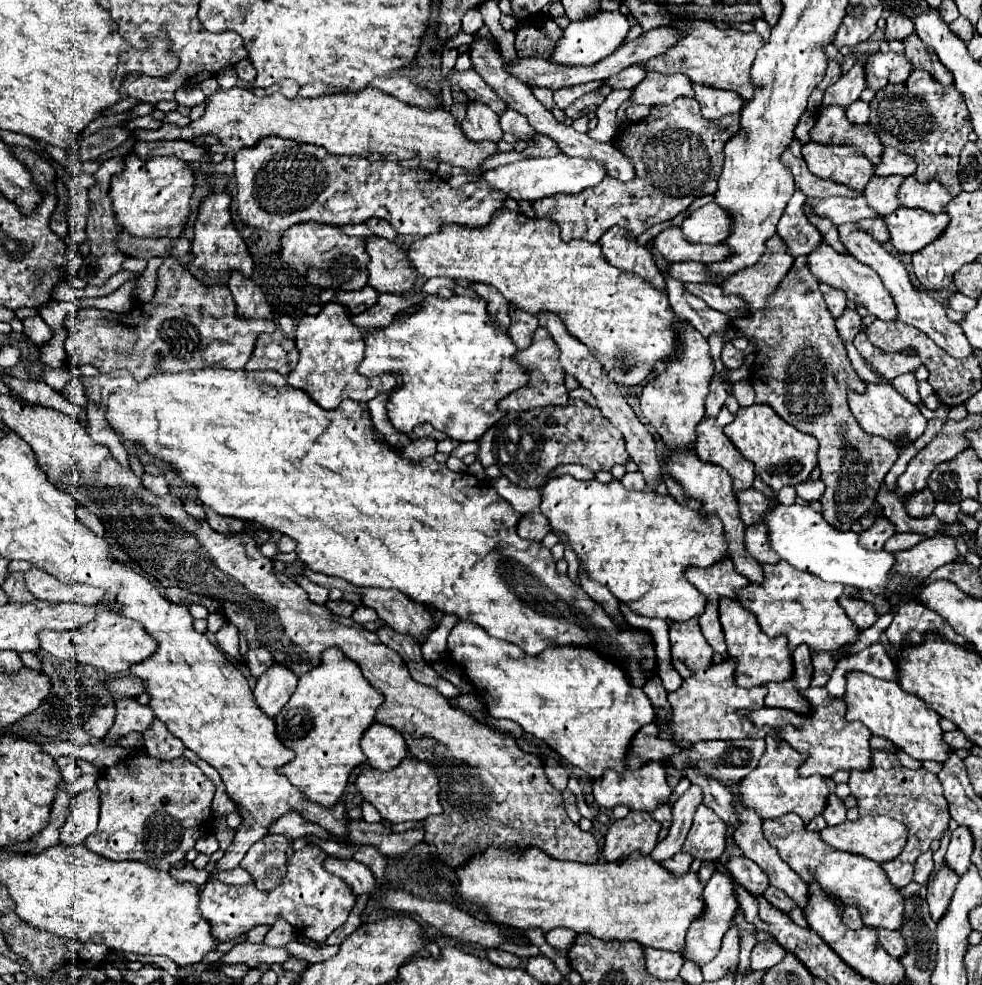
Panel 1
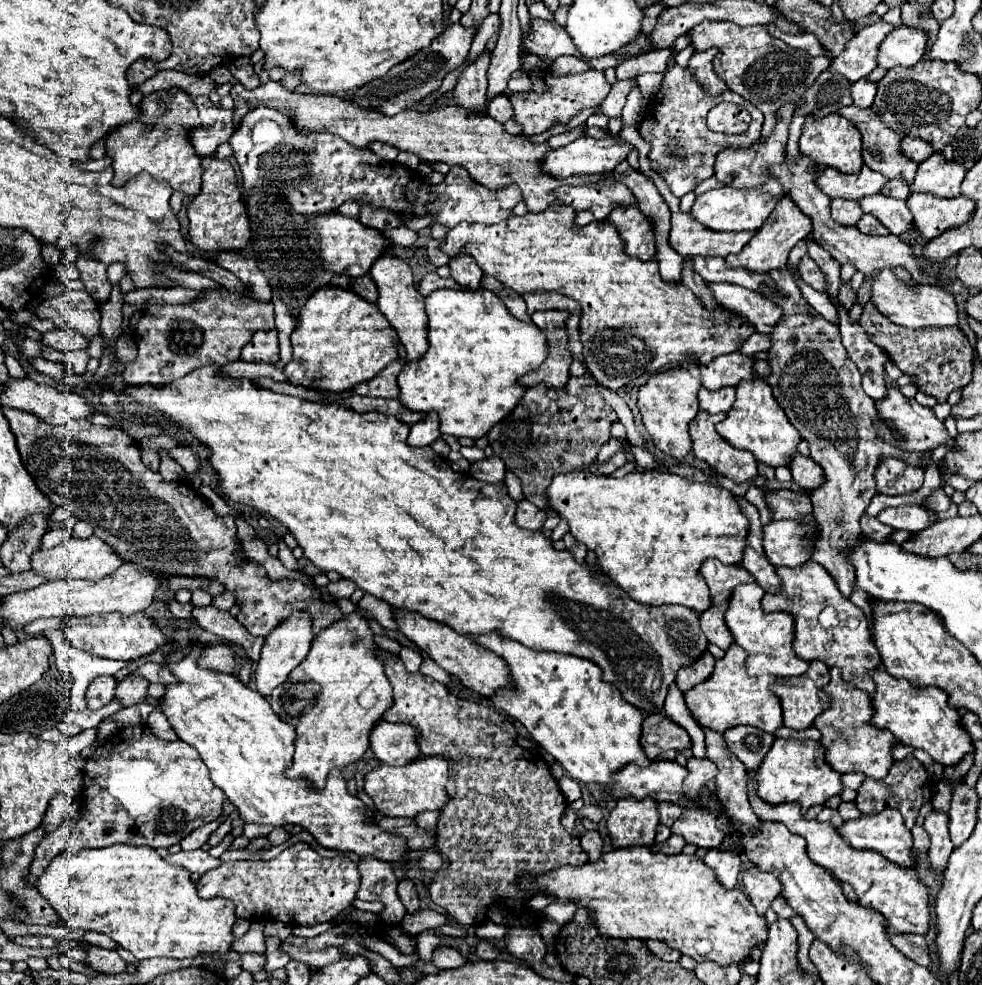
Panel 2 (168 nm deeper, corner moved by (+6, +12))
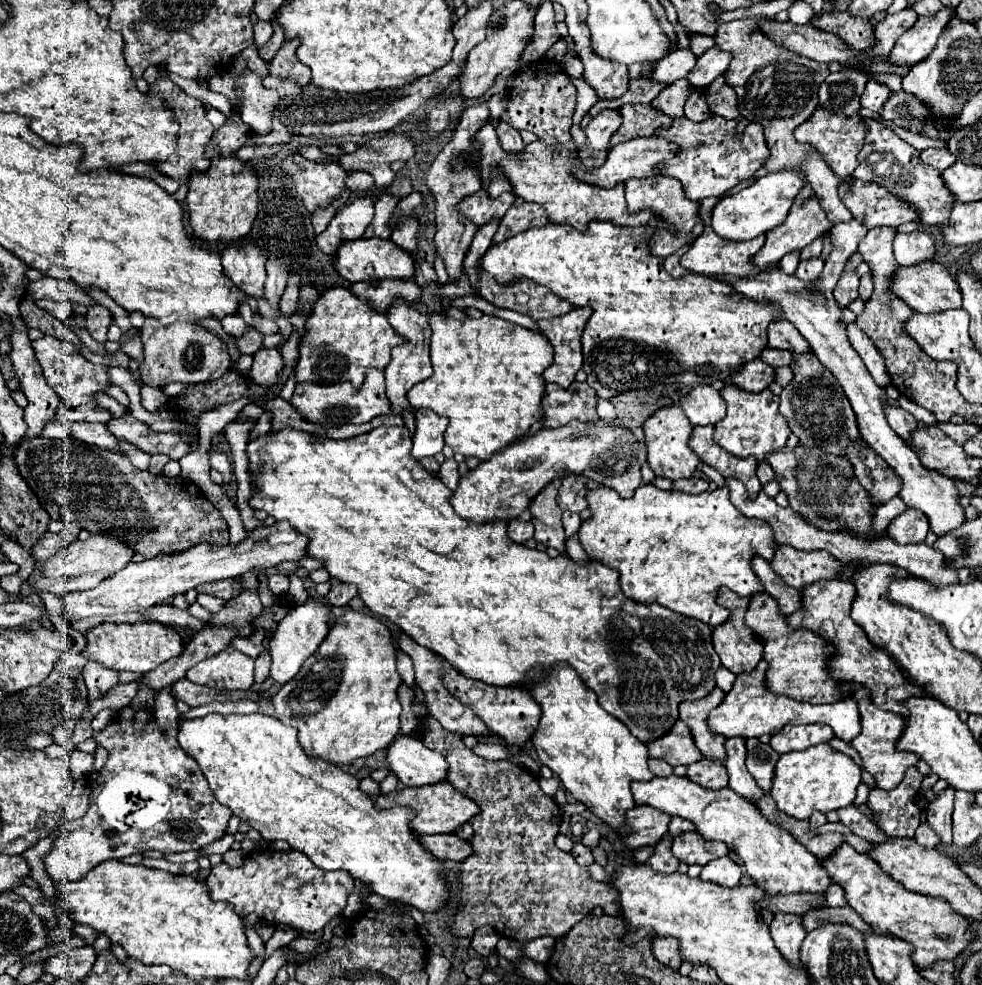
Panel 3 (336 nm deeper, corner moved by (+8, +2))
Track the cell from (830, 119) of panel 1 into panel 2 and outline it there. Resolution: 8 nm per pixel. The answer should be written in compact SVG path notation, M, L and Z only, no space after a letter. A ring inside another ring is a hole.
M845 106L839 110L841 116L845 116L847 120L851 120L861 136L863 136L863 164L869 166L871 170L875 172L881 172L883 176L887 176L889 180L891 178L901 178L905 180L905 184L911 186L911 180L915 178L915 168L917 168L917 162L913 160L907 160L907 156L903 156L899 144L903 140L903 134L901 132L895 132L891 128L887 128L887 124L883 124L879 120L879 116L875 116L875 112L871 108L857 108L857 106Z

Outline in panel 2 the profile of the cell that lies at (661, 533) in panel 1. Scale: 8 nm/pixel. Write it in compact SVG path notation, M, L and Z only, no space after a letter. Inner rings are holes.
M573 470L569 474L557 474L547 488L551 508L571 524L571 534L597 554L597 562L635 602L649 606L681 604L695 612L705 612L711 606L711 594L707 582L699 574L701 564L707 558L715 558L723 564L741 564L743 550L747 546L749 520L743 516L735 496L713 482L689 482L681 476L647 470L631 472L623 478L595 476L585 470Z

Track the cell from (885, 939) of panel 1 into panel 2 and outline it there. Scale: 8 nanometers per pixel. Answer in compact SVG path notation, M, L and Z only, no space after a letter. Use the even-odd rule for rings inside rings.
M893 934L891 942L893 942L893 946L897 950L901 950L913 962L917 962L921 966L929 966L931 964L929 946L927 946L923 936L899 936L899 934Z

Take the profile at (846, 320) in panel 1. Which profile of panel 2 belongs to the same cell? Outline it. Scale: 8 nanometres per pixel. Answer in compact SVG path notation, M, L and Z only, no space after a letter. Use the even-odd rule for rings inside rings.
M843 284L841 290L839 290L839 302L843 308L851 308L857 300L857 292L849 286L849 284Z

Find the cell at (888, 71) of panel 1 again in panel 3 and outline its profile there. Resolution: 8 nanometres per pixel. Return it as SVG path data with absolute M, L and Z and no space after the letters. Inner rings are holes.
M943 8L935 16L919 16L915 26L905 32L893 46L889 54L889 62L893 66L915 66L917 62L925 60L943 32L945 22L953 18L953 8Z

